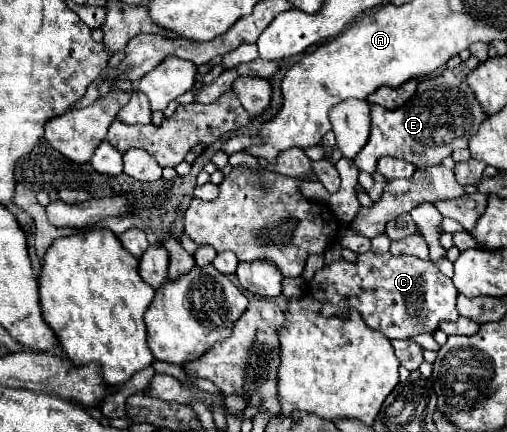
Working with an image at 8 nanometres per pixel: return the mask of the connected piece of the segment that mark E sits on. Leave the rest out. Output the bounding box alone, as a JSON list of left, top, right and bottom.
[355,58,487,174]

